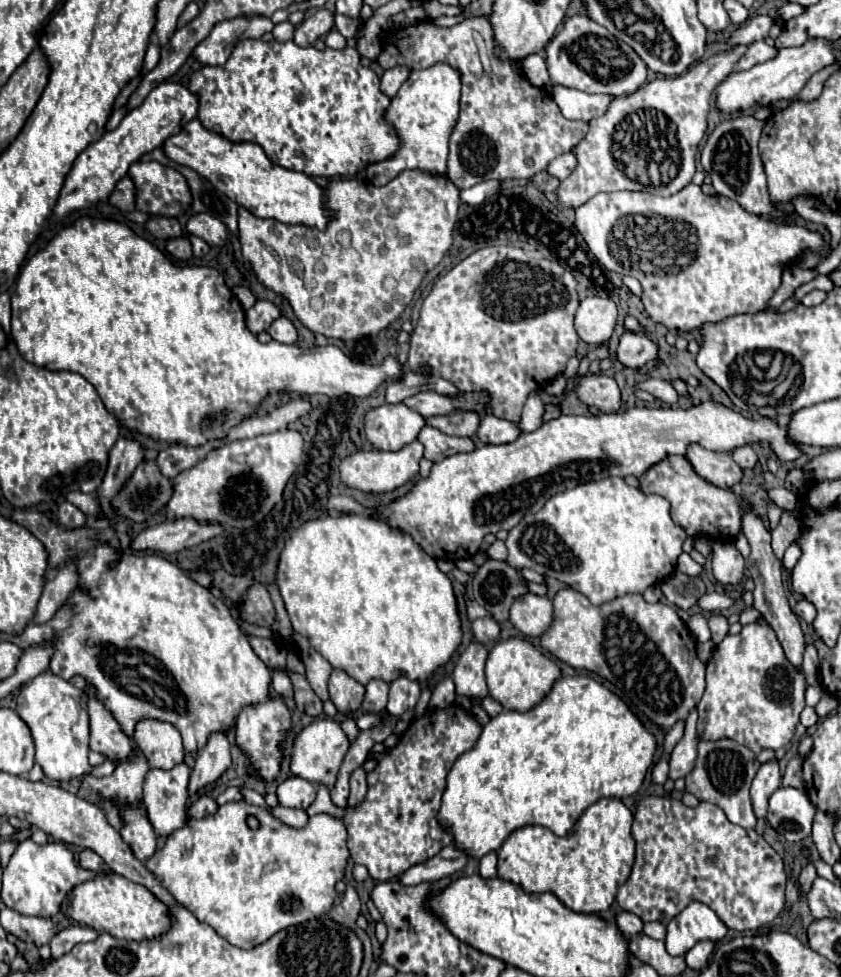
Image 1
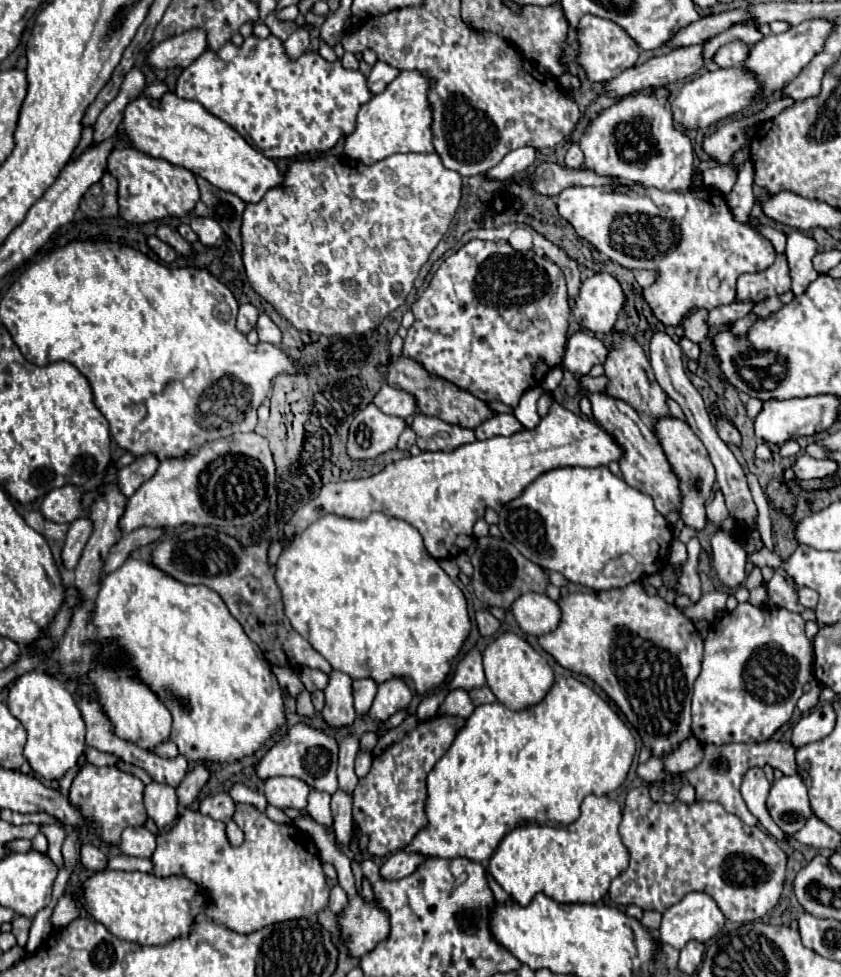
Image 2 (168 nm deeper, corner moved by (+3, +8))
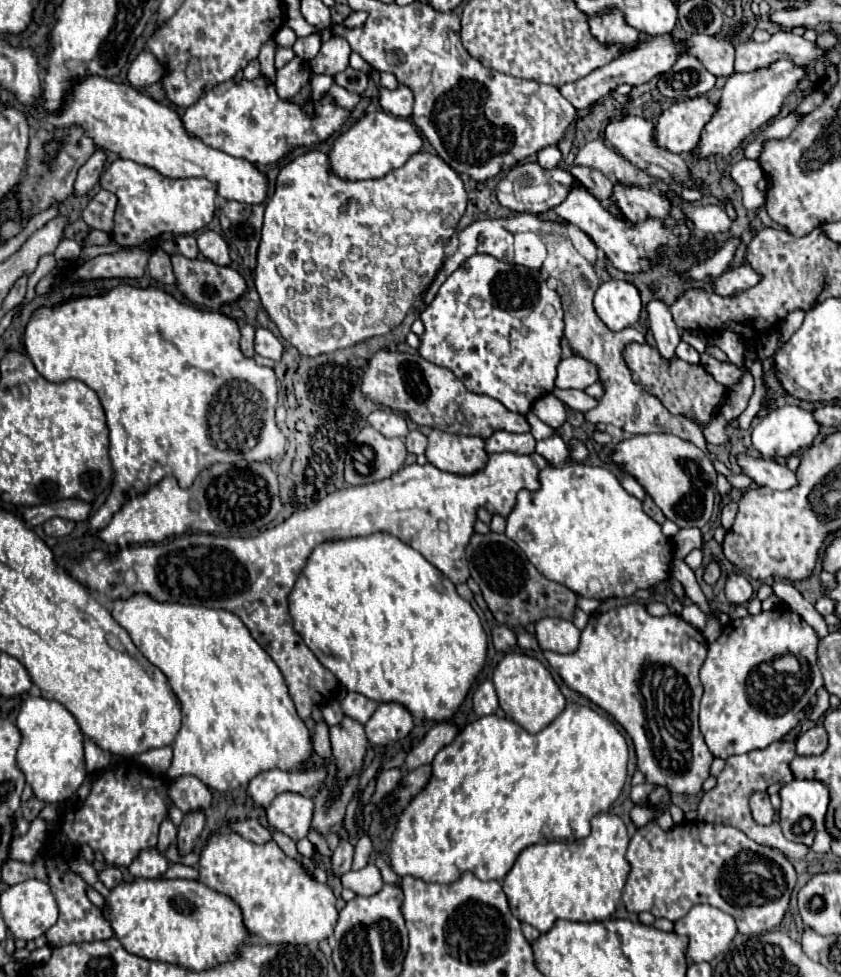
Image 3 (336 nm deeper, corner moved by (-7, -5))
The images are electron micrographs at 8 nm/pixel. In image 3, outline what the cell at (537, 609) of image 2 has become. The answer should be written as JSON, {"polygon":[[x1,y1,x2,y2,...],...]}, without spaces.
{"polygon":[[540,619,536,623,536,637,542,649,556,653,574,653,580,643,580,629,566,619]]}

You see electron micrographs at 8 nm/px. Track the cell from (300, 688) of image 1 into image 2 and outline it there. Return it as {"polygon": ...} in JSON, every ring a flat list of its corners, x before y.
{"polygon":[[302,690,296,696,296,710,298,710,300,716,314,716,314,704,312,704,312,698,310,698,308,690]]}

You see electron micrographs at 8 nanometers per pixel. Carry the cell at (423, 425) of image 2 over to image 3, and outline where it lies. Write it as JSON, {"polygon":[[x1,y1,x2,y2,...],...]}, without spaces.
{"polygon":[[432,429,432,433,428,435,428,447,426,447,426,457,428,463,432,463,434,467,446,471,446,473,454,473,454,475,474,475,478,471,484,469,488,453,484,451,486,441,482,437,466,437,466,435,454,435,454,433,444,433,438,429]]}

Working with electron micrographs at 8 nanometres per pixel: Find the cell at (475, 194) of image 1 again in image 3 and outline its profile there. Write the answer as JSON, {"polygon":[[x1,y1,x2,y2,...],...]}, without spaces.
{"polygon":[[544,147,542,151,538,151,538,163,544,167,544,169,552,169,560,163,562,159,562,153,558,147]]}

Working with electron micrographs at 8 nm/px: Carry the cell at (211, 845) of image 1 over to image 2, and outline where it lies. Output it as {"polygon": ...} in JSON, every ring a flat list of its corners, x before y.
{"polygon":[[236,804,236,814,232,816,232,820,244,830,244,838,246,838,244,844,238,848,230,846,226,838,224,822,208,818,198,810,190,810,190,808,182,810,178,822,168,832,158,834,158,846,152,856,152,864,154,864,152,874,156,878,168,878,168,876,188,878,208,898,204,914,210,920,220,922,238,934,250,934,276,922,310,918,328,906,330,890,326,884,326,874,322,870,316,844,312,842,312,838,308,838,308,834,298,830,294,824,272,822,264,812,260,812,250,804]]}

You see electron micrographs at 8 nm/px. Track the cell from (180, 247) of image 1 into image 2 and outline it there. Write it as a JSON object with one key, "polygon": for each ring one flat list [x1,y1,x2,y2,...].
{"polygon":[[150,236,150,238,148,238,148,246,150,246,150,248,158,254,158,258,164,260,164,262,174,262,174,260,178,258,178,252,176,252,170,244,162,242,158,236]]}

